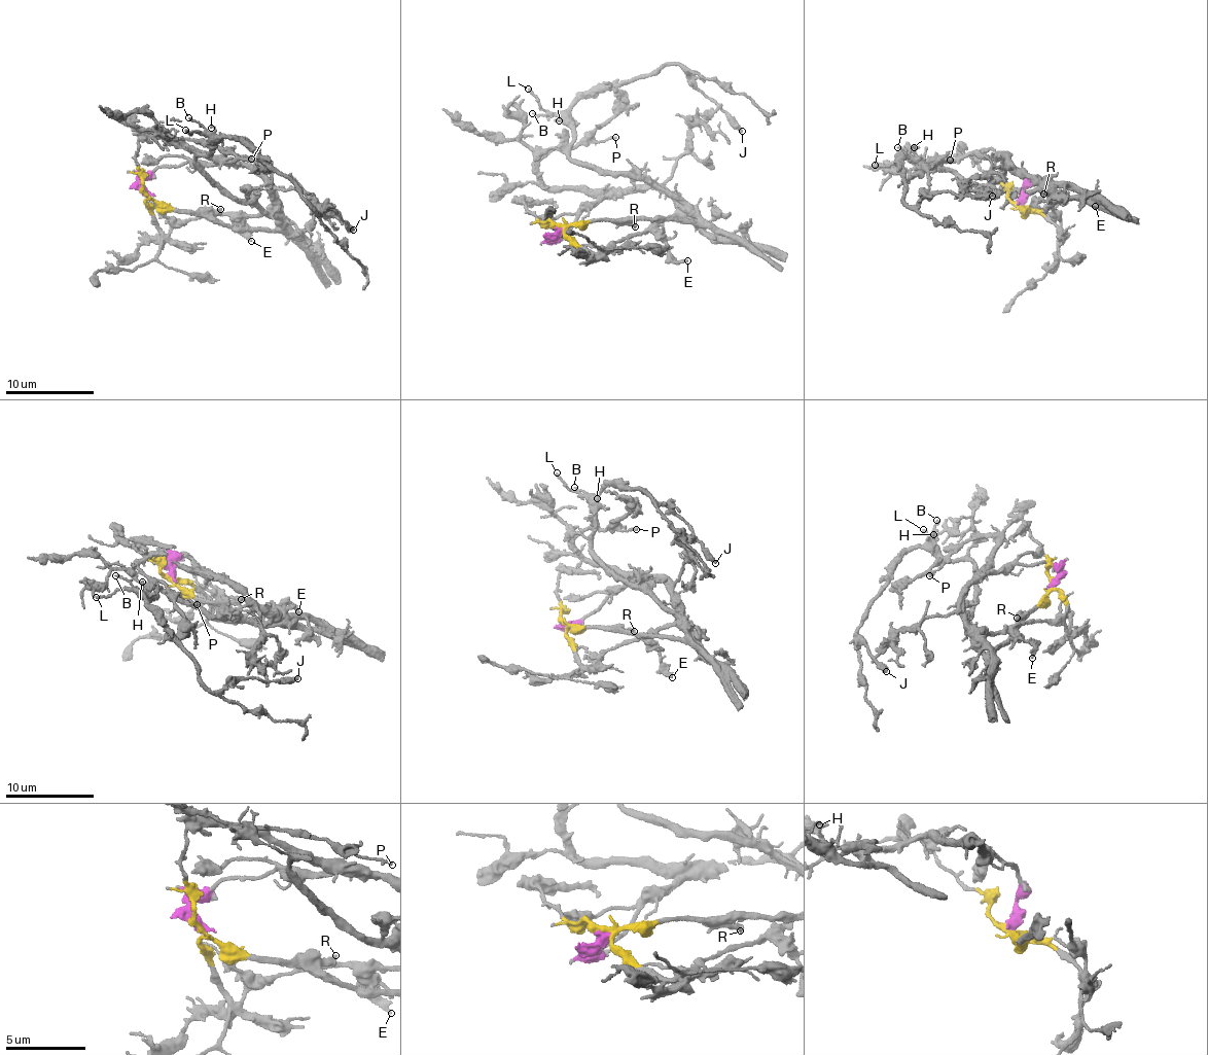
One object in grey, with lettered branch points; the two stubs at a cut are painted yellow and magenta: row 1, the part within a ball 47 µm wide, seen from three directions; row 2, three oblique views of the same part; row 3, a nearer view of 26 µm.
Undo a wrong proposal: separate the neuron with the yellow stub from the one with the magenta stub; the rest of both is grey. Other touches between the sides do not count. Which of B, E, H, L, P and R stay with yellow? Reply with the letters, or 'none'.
B, H, L, R

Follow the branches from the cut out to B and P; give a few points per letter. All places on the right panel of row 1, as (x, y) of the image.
B: (1017, 204), (1043, 209), (1061, 198), (988, 194), (955, 170), (925, 167), (897, 147)
P: (1017, 204), (1025, 182), (1022, 174), (1003, 161), (969, 153), (954, 161), (939, 159), (950, 159)

